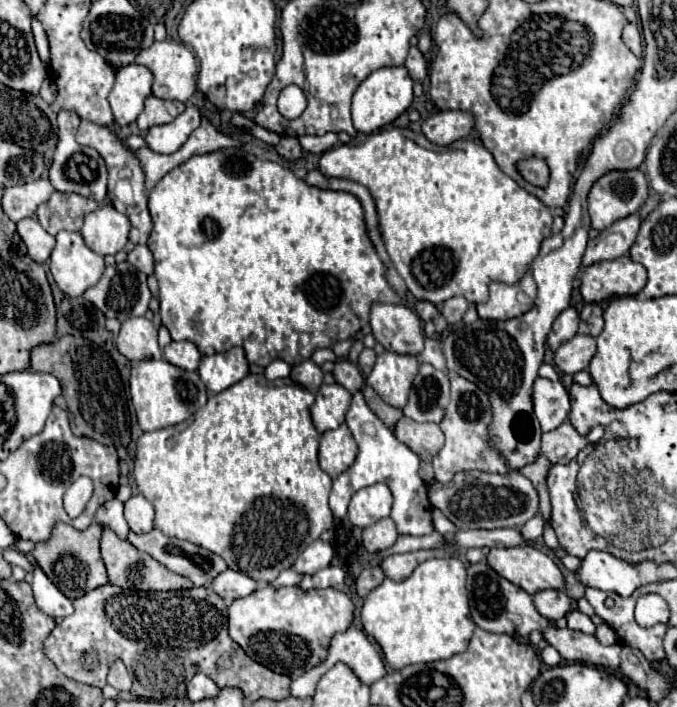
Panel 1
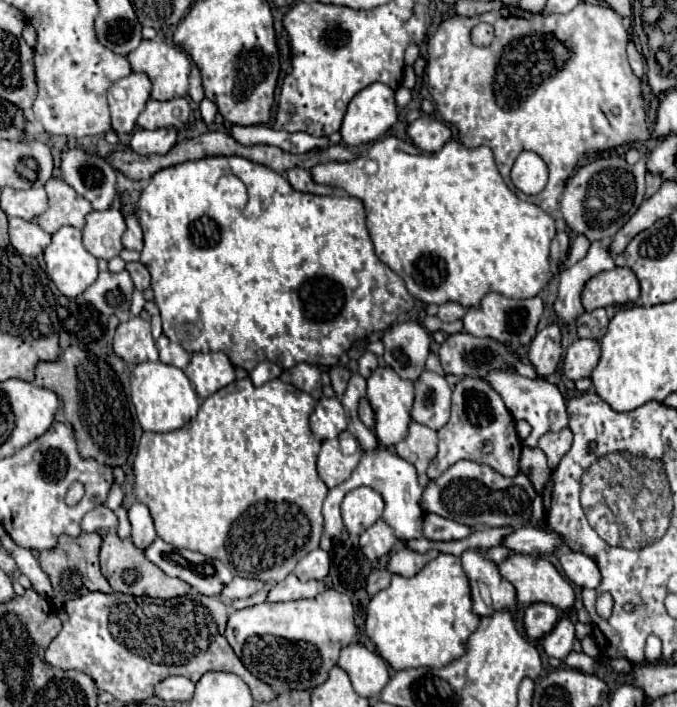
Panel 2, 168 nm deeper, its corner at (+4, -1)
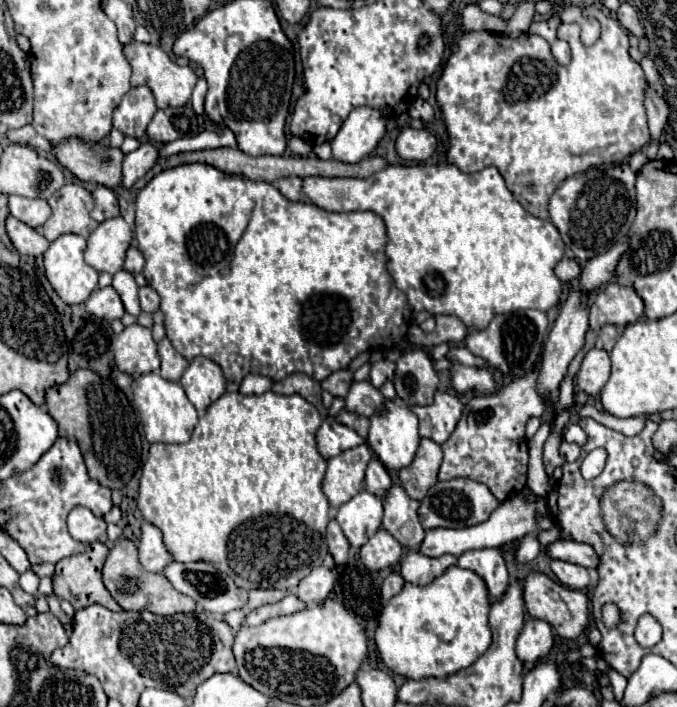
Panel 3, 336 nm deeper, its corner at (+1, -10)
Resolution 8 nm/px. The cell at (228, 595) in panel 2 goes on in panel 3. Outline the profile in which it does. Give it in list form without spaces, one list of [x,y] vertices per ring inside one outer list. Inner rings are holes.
[[[250,590],[250,600],[248,600],[248,610],[274,604],[276,600],[282,600],[288,596],[290,590]]]

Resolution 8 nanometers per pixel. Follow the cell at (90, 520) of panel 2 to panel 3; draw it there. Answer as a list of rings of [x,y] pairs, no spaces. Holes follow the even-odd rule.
[[[76,506],[68,514],[68,532],[74,540],[90,544],[90,542],[104,542],[106,540],[106,522],[94,516],[88,508]]]

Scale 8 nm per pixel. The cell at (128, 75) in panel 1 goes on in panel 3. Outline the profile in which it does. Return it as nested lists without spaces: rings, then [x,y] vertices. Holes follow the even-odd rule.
[[[148,86],[130,88],[130,92],[114,112],[114,128],[118,128],[124,136],[142,138],[156,110],[158,108]]]

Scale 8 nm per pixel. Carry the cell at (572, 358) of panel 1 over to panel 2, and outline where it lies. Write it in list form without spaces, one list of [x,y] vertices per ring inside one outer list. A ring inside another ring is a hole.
[[[577,339],[569,345],[563,357],[563,373],[567,379],[589,377],[599,361],[599,341],[595,339]]]

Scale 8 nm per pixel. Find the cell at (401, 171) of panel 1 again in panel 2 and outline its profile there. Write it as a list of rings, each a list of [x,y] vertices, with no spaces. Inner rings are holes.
[[[387,135],[371,143],[367,153],[353,161],[315,165],[311,177],[315,183],[345,189],[363,201],[377,257],[405,281],[407,291],[415,299],[427,305],[455,301],[463,307],[475,307],[489,291],[497,291],[509,299],[529,299],[551,279],[549,243],[555,237],[555,221],[541,207],[521,201],[505,185],[489,147],[469,149],[459,141],[447,141],[439,153],[409,153],[403,139]]]

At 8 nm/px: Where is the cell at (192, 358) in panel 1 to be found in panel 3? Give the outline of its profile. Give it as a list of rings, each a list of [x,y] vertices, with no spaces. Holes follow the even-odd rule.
[[[162,338],[162,342],[158,344],[158,354],[160,354],[160,360],[162,360],[160,376],[166,378],[166,380],[172,380],[172,382],[178,382],[182,372],[188,366],[188,362],[172,348],[168,338]]]

